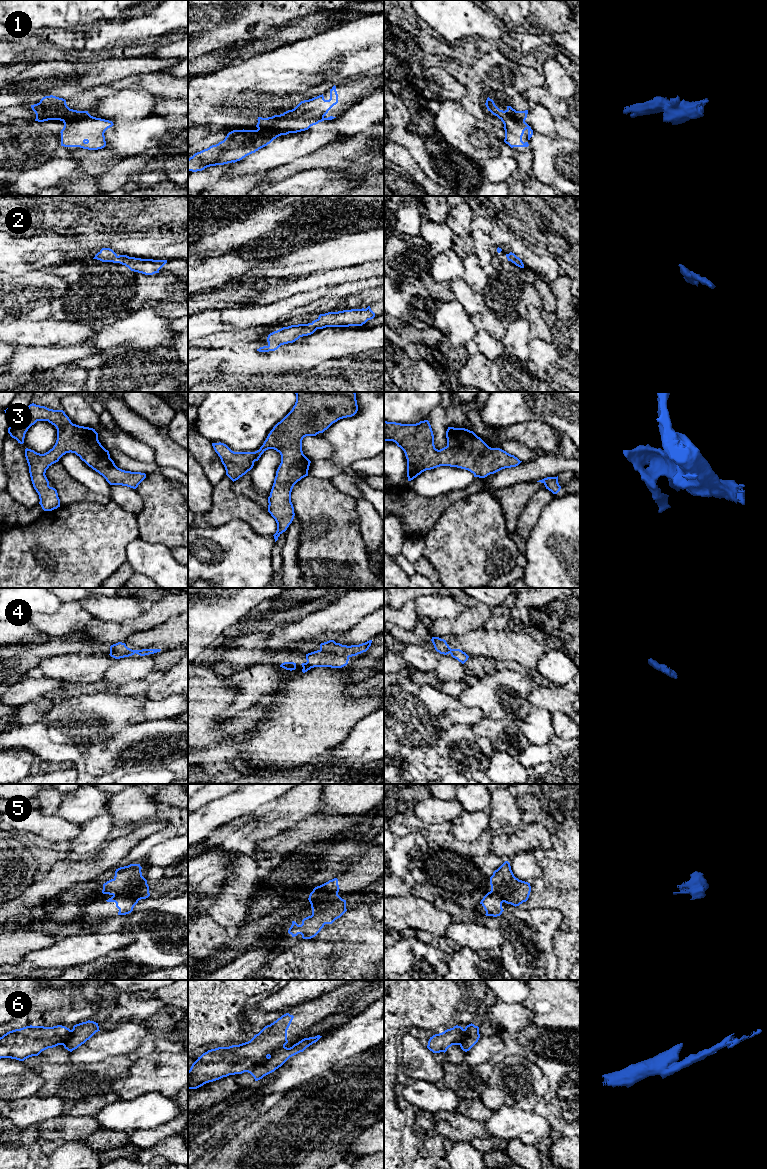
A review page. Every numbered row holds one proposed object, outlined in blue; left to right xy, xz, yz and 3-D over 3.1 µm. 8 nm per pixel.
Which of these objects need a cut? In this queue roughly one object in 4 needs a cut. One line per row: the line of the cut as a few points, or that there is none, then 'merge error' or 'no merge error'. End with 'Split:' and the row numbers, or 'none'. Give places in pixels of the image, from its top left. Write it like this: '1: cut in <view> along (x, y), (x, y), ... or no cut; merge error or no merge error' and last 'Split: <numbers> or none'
1: cut in xy along (87, 112), (83, 117), (63, 121); merge error
2: no cut; no merge error
3: no cut; no merge error
4: no cut; no merge error
5: cut in xz along (339, 896), (333, 899), (312, 899), (309, 901); merge error
6: cut in xz along (284, 1045), (246, 1071); merge error
Split: 1, 5, 6

